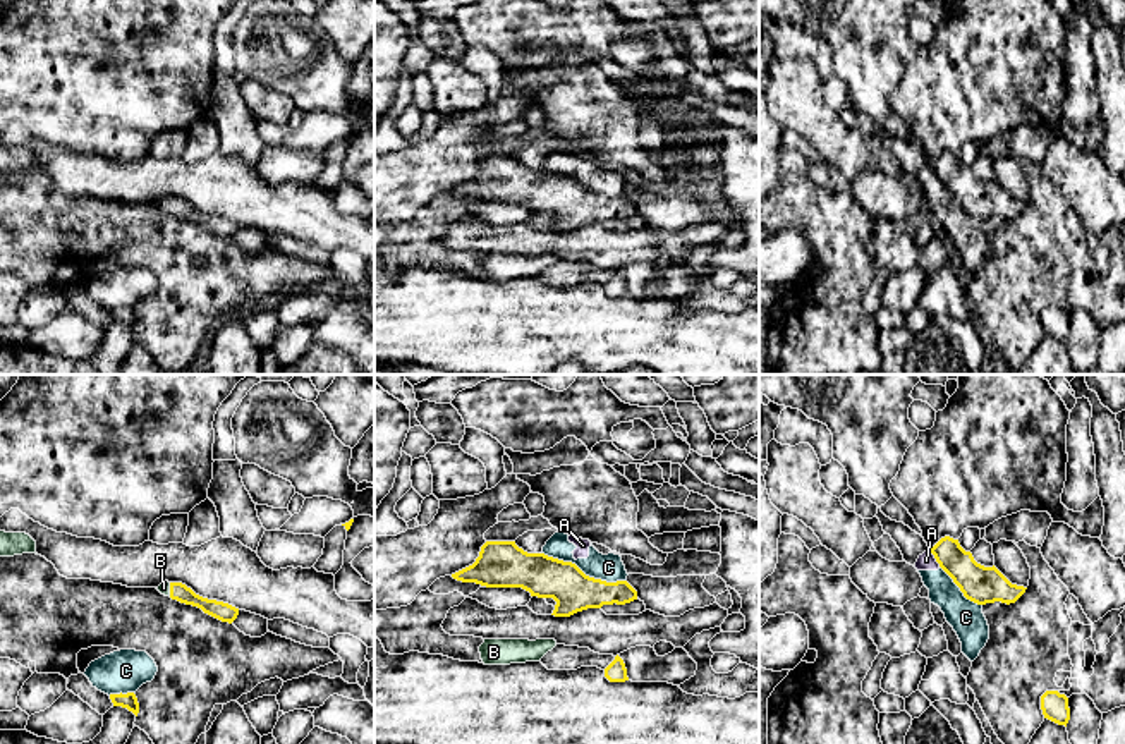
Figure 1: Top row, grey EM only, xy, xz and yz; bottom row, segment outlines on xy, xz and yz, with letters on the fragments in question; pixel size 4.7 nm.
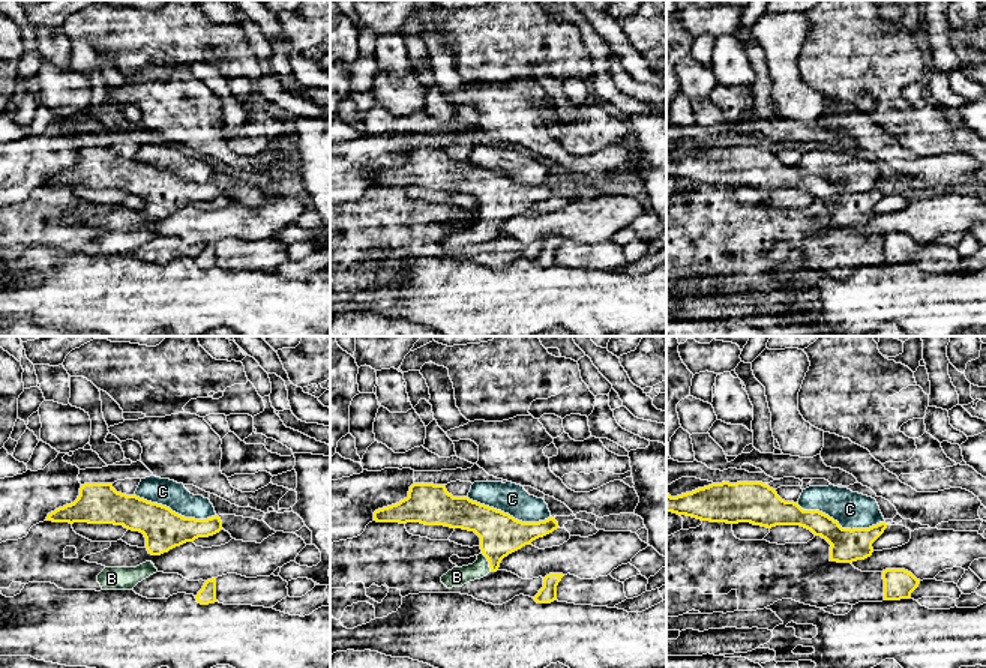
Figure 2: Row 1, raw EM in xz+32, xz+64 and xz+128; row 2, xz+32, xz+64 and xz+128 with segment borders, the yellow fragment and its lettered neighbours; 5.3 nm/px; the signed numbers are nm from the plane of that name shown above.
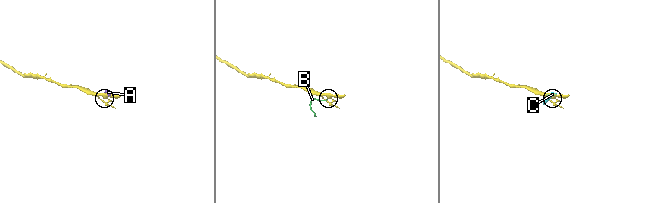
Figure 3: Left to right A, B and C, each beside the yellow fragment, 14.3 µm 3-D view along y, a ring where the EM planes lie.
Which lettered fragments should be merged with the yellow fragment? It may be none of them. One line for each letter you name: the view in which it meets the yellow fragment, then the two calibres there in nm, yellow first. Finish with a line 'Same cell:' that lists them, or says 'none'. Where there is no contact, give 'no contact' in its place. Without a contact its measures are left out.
B: xy | 90/60 nm
Same cell: B

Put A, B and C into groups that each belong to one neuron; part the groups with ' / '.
A C / B

